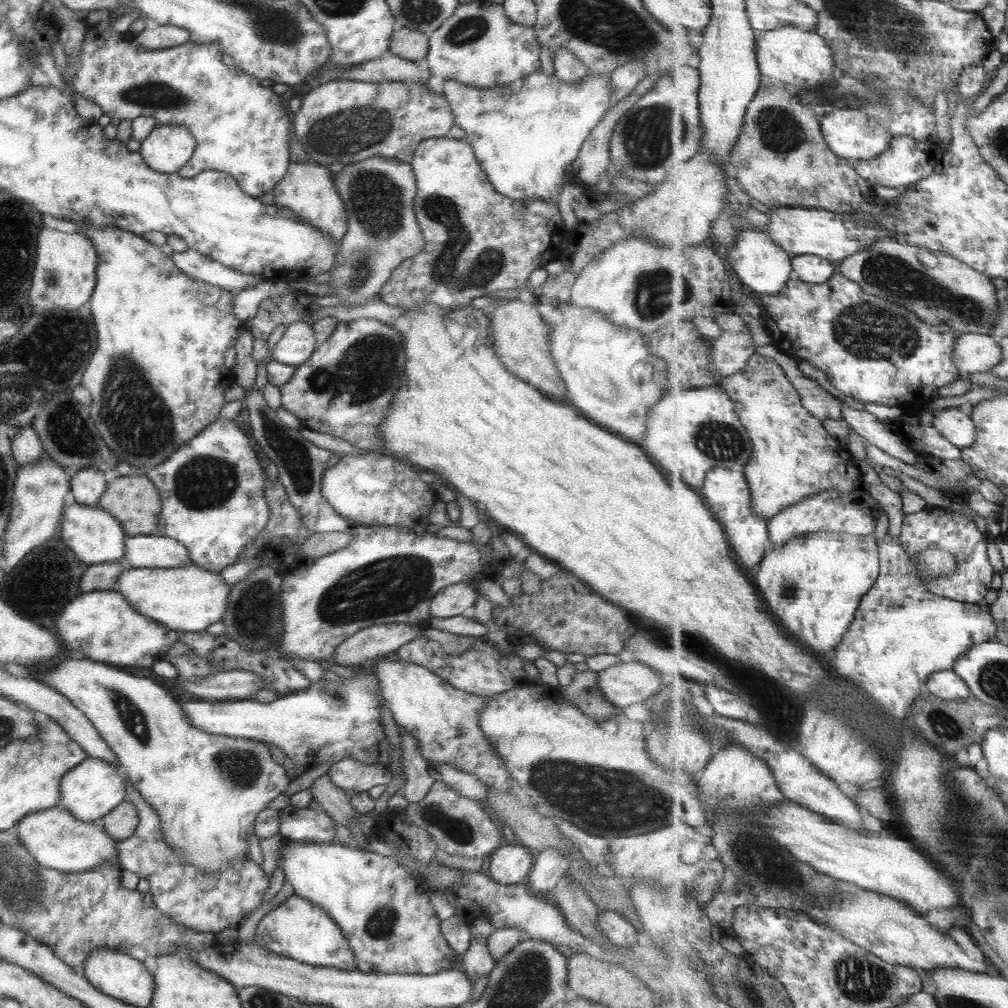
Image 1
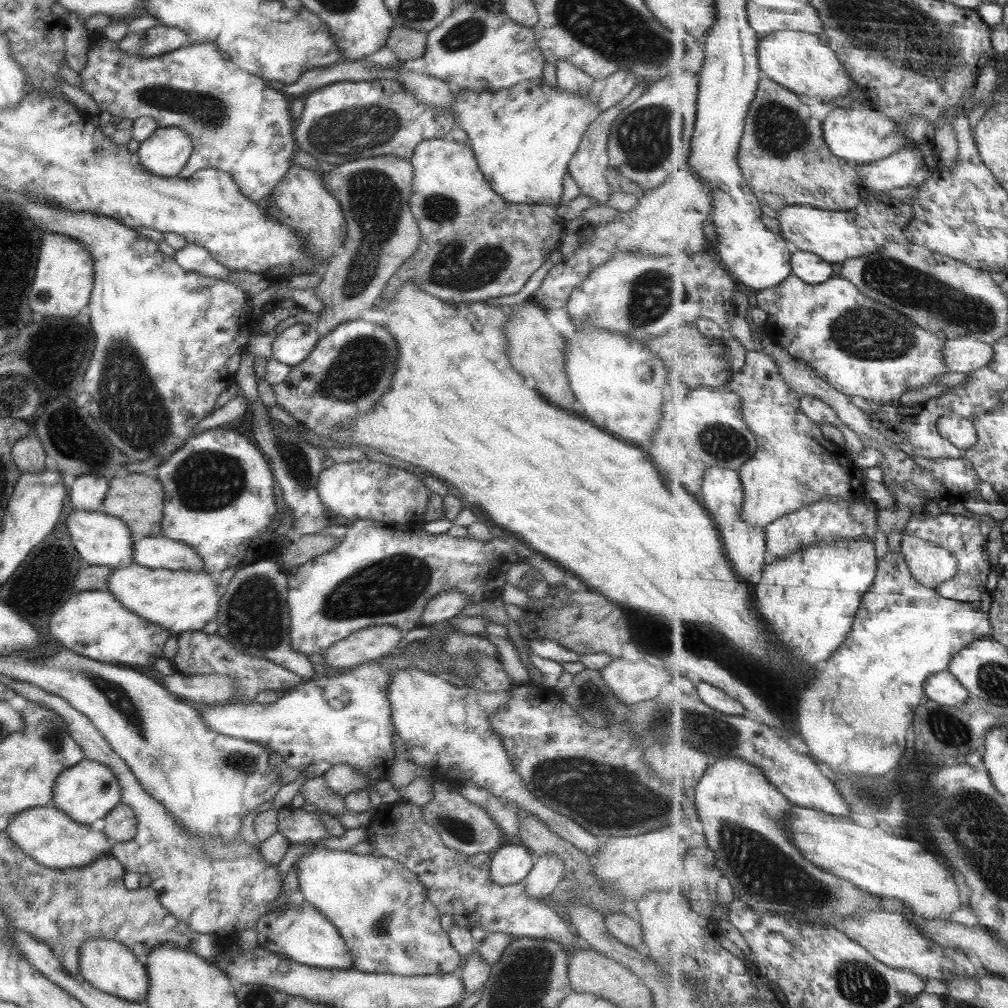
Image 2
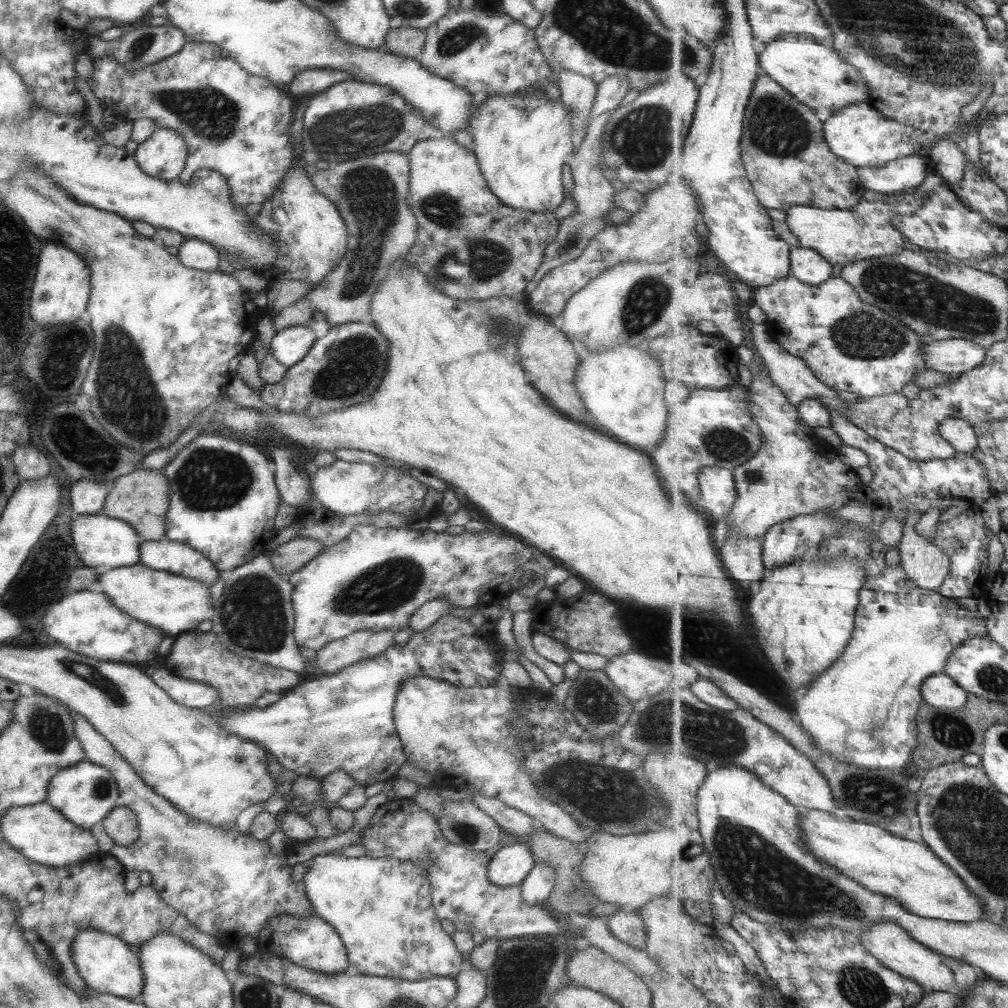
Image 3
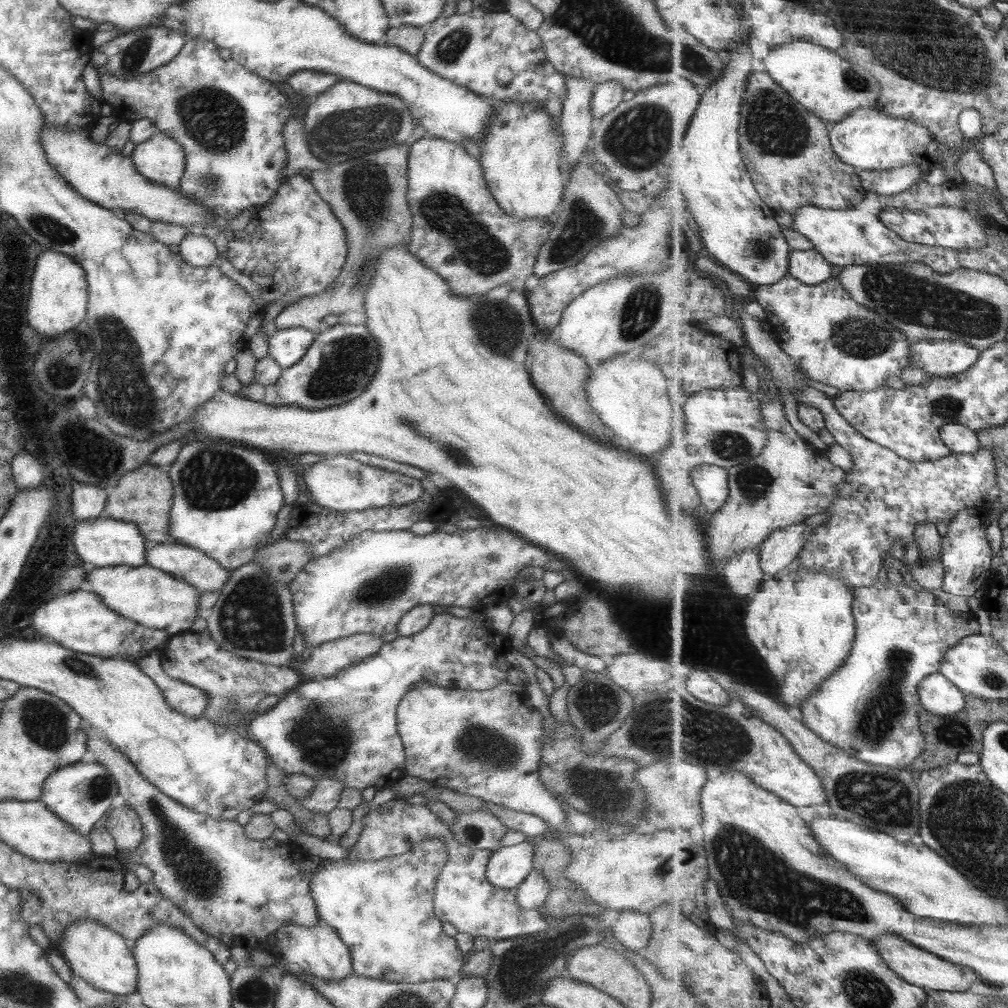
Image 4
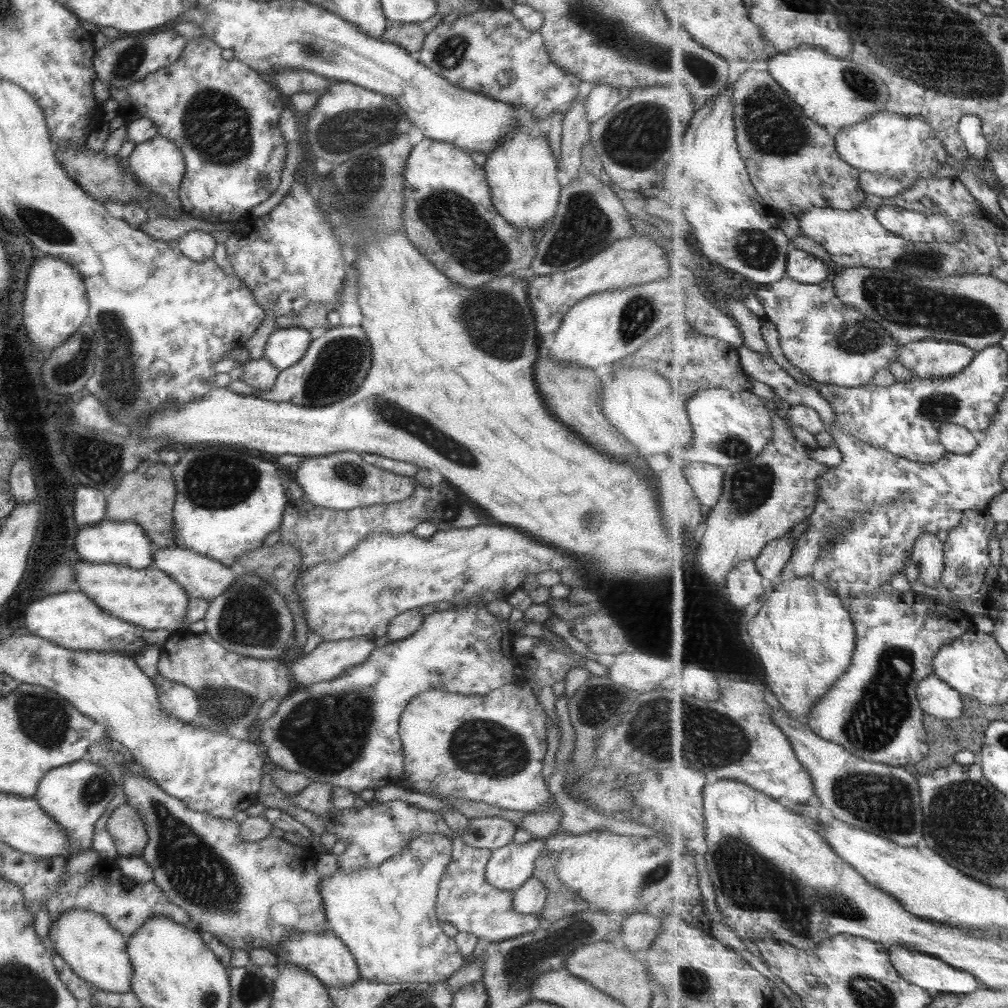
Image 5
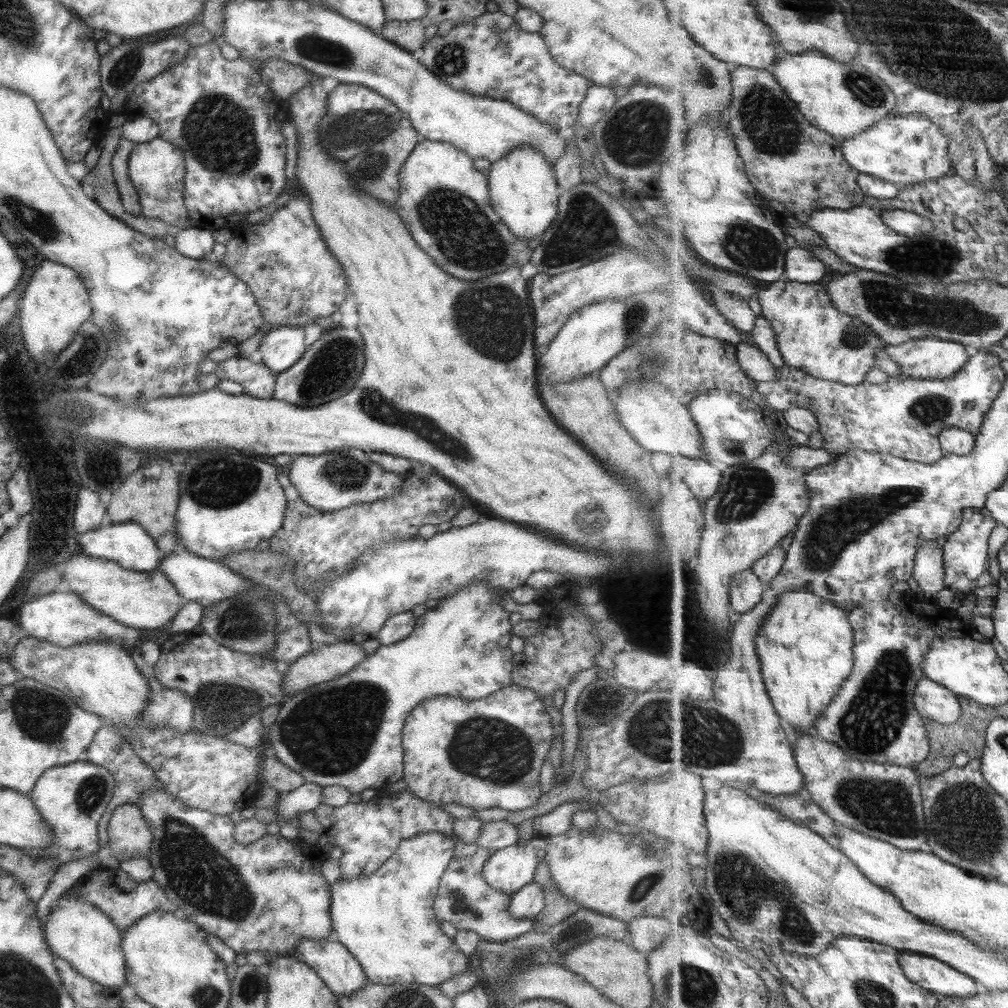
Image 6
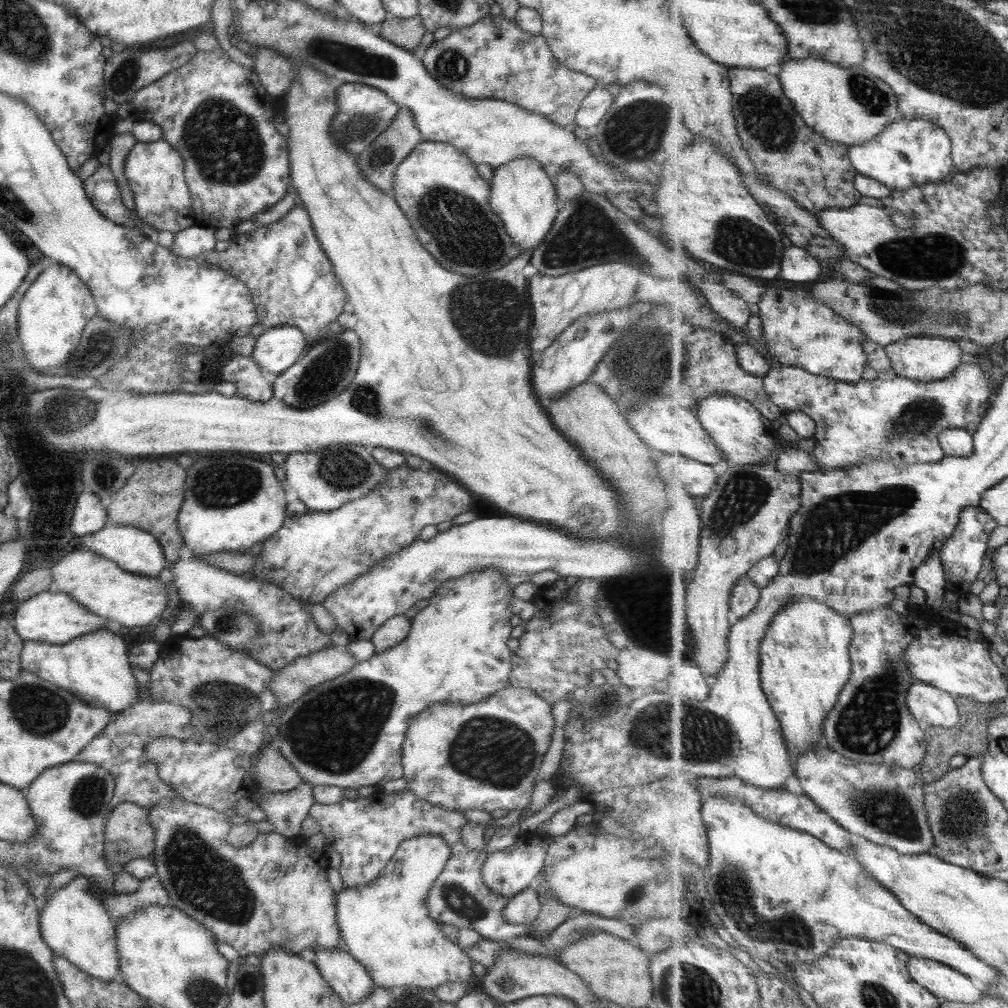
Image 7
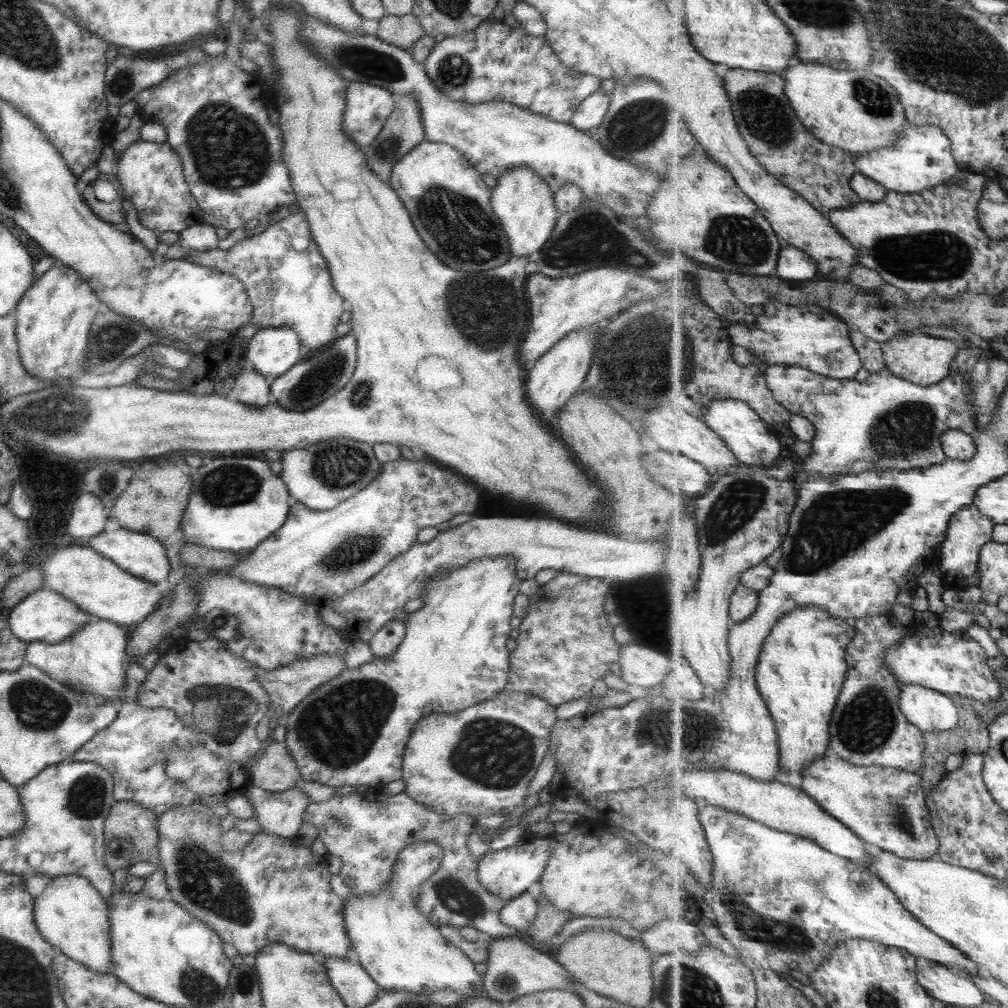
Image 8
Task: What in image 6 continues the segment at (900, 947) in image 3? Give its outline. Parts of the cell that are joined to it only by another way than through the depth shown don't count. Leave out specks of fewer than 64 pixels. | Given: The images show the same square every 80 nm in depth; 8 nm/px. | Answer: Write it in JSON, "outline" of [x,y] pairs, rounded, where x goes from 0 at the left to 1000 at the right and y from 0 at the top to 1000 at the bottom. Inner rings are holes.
{"outline":[[[894,943],[893,956],[902,971],[931,988],[963,990],[975,982],[959,966],[920,947]]]}

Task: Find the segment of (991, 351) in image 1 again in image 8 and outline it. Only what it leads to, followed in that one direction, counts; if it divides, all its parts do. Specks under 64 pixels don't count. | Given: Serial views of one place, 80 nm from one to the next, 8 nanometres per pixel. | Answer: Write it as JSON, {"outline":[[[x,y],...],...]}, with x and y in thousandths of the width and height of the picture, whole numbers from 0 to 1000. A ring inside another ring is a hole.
{"outline":[[[917,327],[894,330],[875,341],[878,362],[886,371],[914,383],[928,382],[943,372],[945,357],[953,349],[949,339],[923,333]]]}

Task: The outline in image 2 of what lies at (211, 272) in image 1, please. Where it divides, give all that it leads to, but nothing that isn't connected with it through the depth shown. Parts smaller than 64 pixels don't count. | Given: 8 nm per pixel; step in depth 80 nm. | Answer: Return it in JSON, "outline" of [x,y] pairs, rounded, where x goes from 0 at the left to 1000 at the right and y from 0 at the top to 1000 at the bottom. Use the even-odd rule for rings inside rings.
{"outline":[[[184,241],[171,254],[172,258],[182,267],[190,271],[204,274],[205,276],[229,279],[227,268],[217,262],[200,244]]]}

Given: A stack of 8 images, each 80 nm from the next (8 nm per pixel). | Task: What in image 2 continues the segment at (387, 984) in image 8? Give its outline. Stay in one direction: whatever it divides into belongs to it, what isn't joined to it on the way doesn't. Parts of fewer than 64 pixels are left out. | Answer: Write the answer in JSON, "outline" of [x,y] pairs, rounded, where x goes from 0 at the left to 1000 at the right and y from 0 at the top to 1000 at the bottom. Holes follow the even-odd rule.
{"outline":[[[311,841],[305,847],[301,847],[289,860],[293,863],[294,871],[297,875],[295,890],[297,893],[311,899],[311,902],[320,908],[334,922],[348,948],[349,961],[358,965],[377,965],[390,966],[398,969],[410,969],[423,968],[426,966],[448,966],[455,960],[457,947],[453,946],[453,943],[447,938],[443,925],[439,924],[436,919],[437,908],[424,892],[422,880],[417,876],[417,872],[410,867],[410,865],[406,865],[406,863],[396,857],[396,855],[391,855],[389,852],[382,851],[370,845],[368,847],[362,847],[362,849],[357,849],[357,847],[351,847],[346,844]]]}

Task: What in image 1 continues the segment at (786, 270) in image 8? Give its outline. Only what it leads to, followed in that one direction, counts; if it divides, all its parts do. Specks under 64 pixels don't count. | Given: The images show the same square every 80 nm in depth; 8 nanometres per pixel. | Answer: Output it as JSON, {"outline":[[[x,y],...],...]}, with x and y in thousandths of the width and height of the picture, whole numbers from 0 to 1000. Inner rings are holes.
{"outline":[[[804,252],[788,254],[786,265],[787,275],[807,282],[822,280],[828,273],[828,264],[823,258]]]}

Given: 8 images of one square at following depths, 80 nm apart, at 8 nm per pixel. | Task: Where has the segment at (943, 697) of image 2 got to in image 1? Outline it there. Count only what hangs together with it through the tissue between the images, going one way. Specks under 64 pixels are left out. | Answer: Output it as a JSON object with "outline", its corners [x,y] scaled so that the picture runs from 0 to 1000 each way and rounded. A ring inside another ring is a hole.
{"outline":[[[945,664],[926,668],[918,682],[936,694],[960,693],[965,690],[959,678]]]}

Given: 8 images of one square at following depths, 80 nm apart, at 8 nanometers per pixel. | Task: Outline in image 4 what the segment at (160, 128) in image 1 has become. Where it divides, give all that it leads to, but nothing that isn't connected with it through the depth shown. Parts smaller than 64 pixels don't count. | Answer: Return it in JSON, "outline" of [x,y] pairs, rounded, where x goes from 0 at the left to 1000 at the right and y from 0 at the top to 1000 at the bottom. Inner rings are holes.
{"outline":[[[152,132],[145,140],[134,144],[128,156],[134,169],[148,181],[153,181],[164,187],[177,187],[183,168],[183,152],[168,133]]]}

